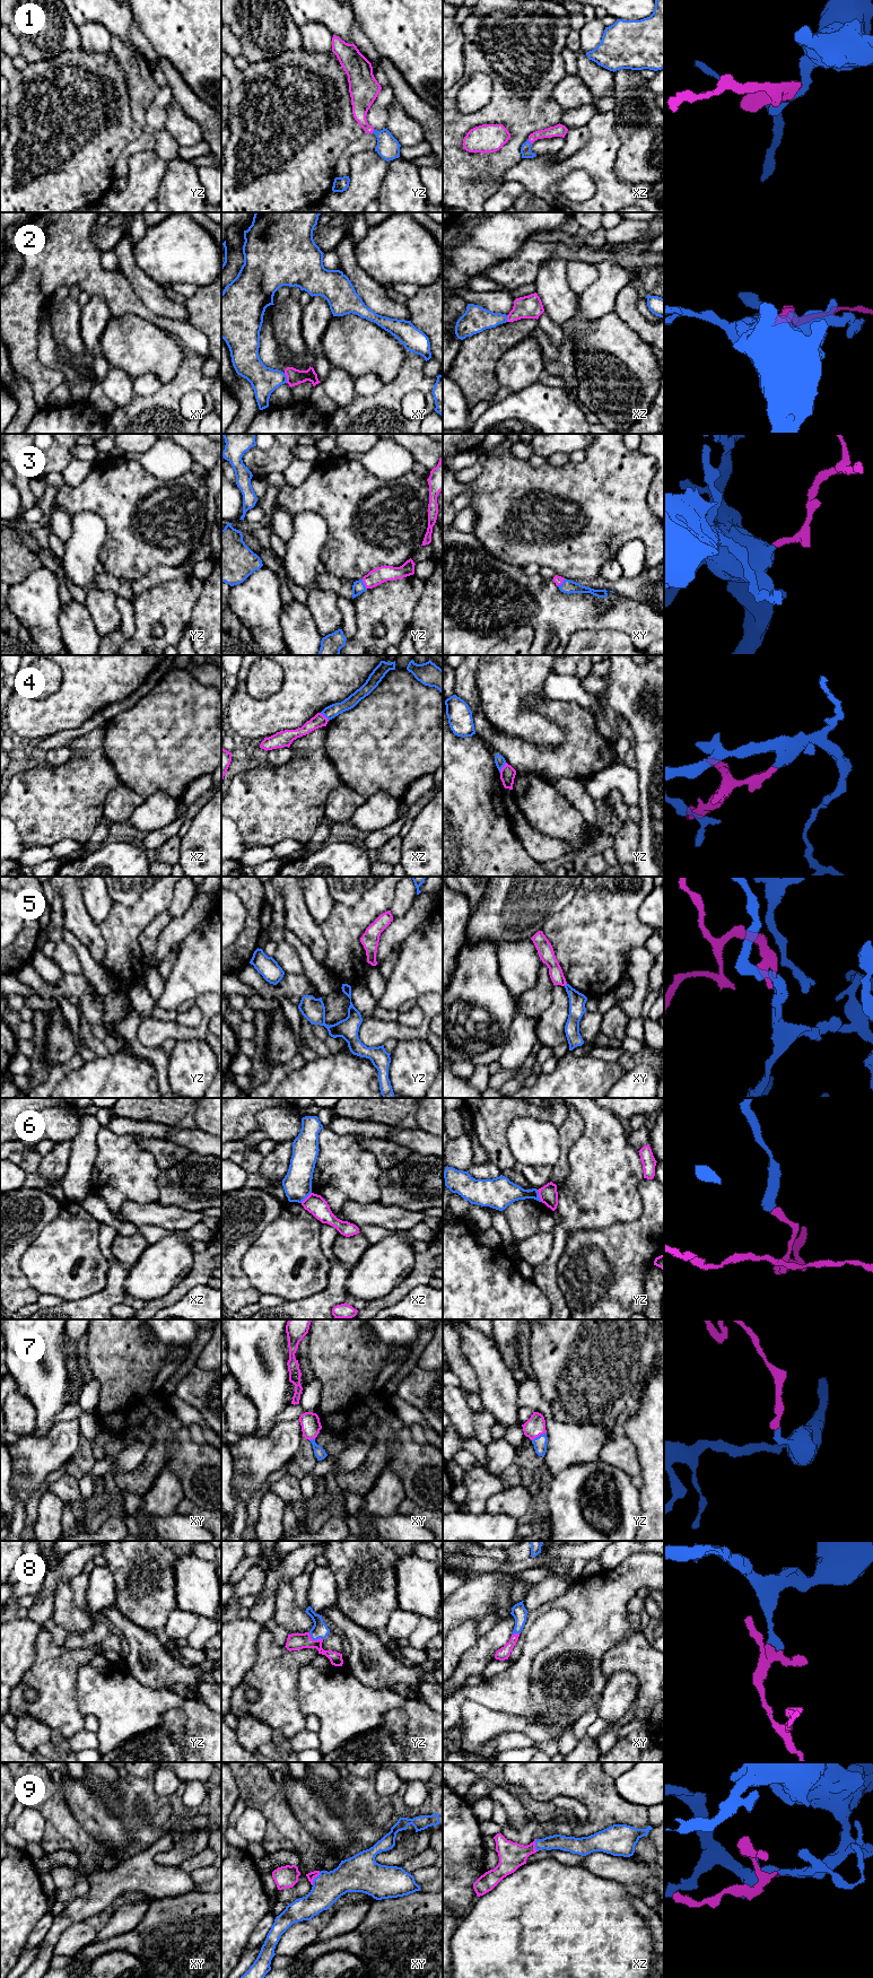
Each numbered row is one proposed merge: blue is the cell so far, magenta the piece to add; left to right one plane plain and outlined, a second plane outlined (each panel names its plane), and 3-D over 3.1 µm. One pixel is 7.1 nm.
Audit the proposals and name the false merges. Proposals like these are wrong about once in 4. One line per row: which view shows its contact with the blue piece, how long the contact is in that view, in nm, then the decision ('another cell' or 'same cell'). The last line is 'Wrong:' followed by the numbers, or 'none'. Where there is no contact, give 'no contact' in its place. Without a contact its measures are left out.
1: xz | 50 nm | same cell
2: xy | 80 nm | another cell
3: xy | 80 nm | same cell
4: yz | 90 nm | another cell
5: no contact | another cell
6: yz | 90 nm | another cell
7: yz | 120 nm | same cell
8: yz | 120 nm | same cell
9: xy | 110 nm | same cell
Wrong: 2, 4, 5, 6

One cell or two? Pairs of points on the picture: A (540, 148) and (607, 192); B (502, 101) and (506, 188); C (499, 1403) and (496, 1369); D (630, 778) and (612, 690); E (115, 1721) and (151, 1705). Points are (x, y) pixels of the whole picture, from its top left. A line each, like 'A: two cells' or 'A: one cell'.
A: two cells
B: two cells
C: one cell
D: two cells
E: one cell

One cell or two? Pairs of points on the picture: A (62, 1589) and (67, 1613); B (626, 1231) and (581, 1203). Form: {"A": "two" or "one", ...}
{"A": "one", "B": "two"}

